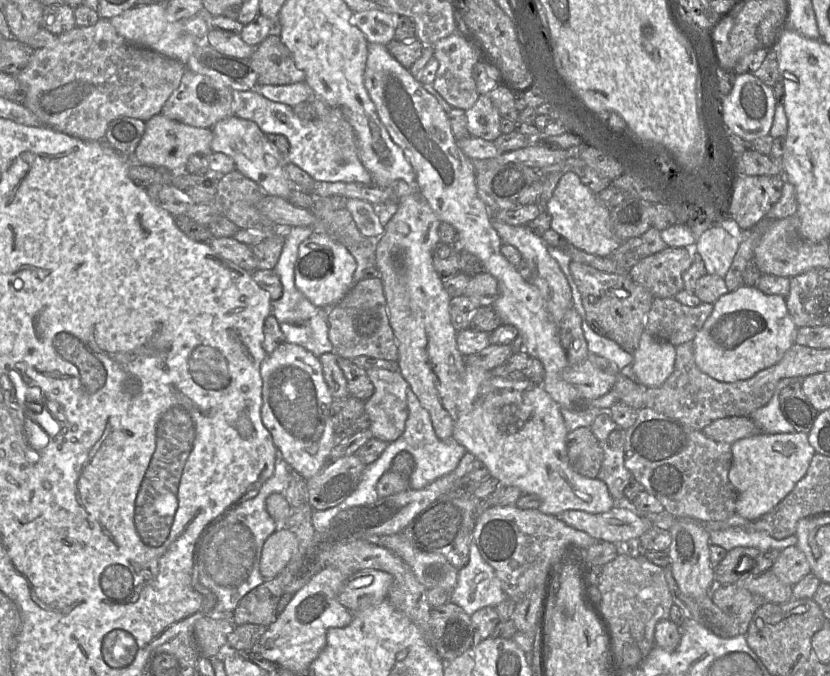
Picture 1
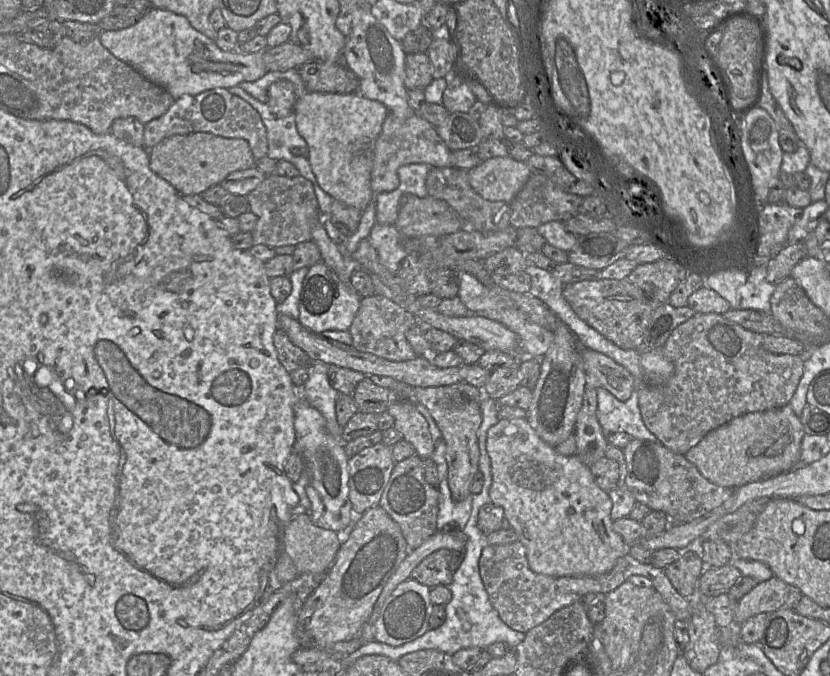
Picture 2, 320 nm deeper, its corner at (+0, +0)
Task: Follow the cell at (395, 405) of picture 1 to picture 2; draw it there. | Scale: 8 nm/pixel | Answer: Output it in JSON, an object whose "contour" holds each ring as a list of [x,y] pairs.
{"contour":[[[413,399],[394,400],[386,411],[393,416],[394,428],[411,443],[421,459],[431,458],[435,446],[425,417],[418,411]]]}

